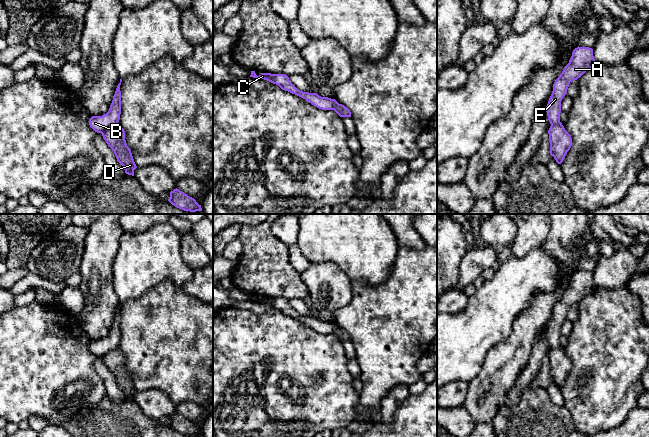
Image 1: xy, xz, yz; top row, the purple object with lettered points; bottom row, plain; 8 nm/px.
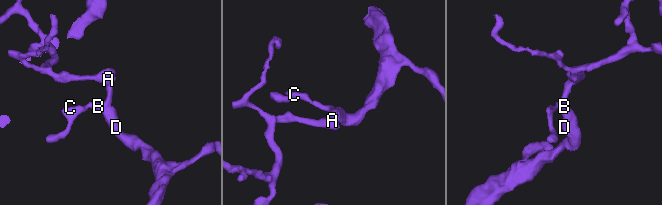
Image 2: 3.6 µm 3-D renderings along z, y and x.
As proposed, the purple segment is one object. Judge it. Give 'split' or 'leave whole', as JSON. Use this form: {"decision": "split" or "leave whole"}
{"decision": "split"}

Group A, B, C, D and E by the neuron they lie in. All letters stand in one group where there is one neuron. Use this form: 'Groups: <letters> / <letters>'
Groups: A B C E / D

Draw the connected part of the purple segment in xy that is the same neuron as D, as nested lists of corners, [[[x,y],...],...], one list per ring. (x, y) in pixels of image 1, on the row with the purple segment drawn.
[[[116,124],[107,128],[102,136],[108,146],[114,151],[117,161],[123,166],[125,173],[134,176],[137,168],[131,150],[126,144],[124,129]]]

